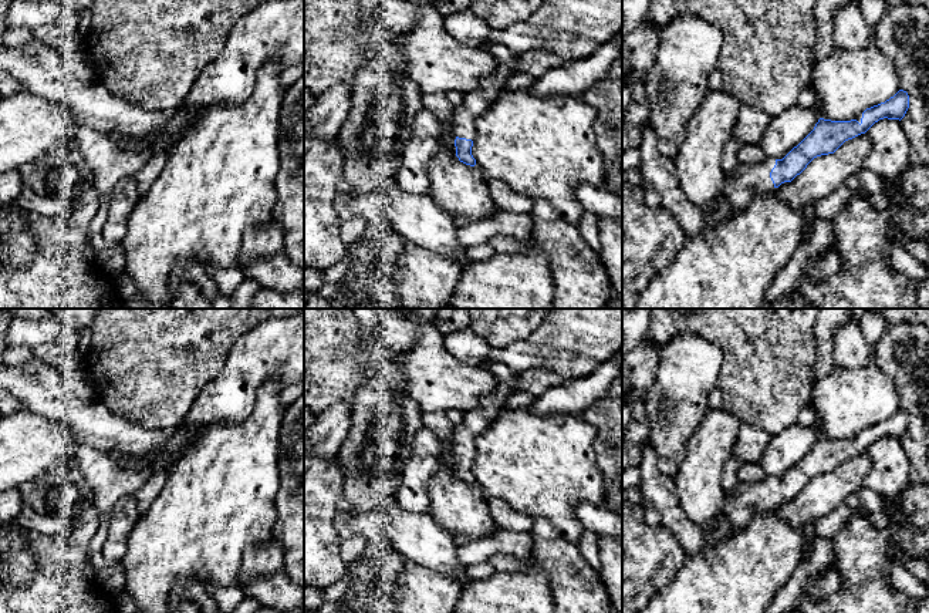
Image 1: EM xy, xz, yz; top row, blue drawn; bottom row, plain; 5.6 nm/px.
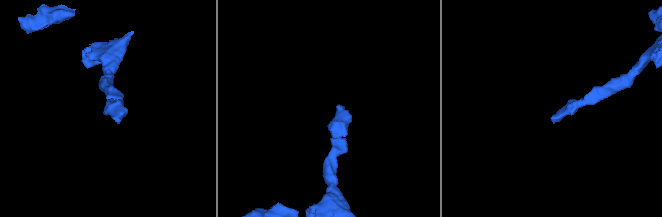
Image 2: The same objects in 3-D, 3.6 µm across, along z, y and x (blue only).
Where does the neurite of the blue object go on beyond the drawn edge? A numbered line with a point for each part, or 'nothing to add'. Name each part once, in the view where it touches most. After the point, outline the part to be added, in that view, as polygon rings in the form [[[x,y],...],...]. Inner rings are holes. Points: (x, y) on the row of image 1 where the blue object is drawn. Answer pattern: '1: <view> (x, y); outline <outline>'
1: yz (745, 178); outline [[[764,158],[756,165],[739,164],[736,169],[726,176],[723,193],[719,198],[727,201],[732,212],[746,206],[750,191],[774,191],[770,172],[776,165],[774,158]]]

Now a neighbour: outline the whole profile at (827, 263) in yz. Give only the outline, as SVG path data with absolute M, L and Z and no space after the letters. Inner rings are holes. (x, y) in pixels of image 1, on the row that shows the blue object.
M825 249L808 262L801 279L821 282L837 274L841 269L841 256L831 249Z

